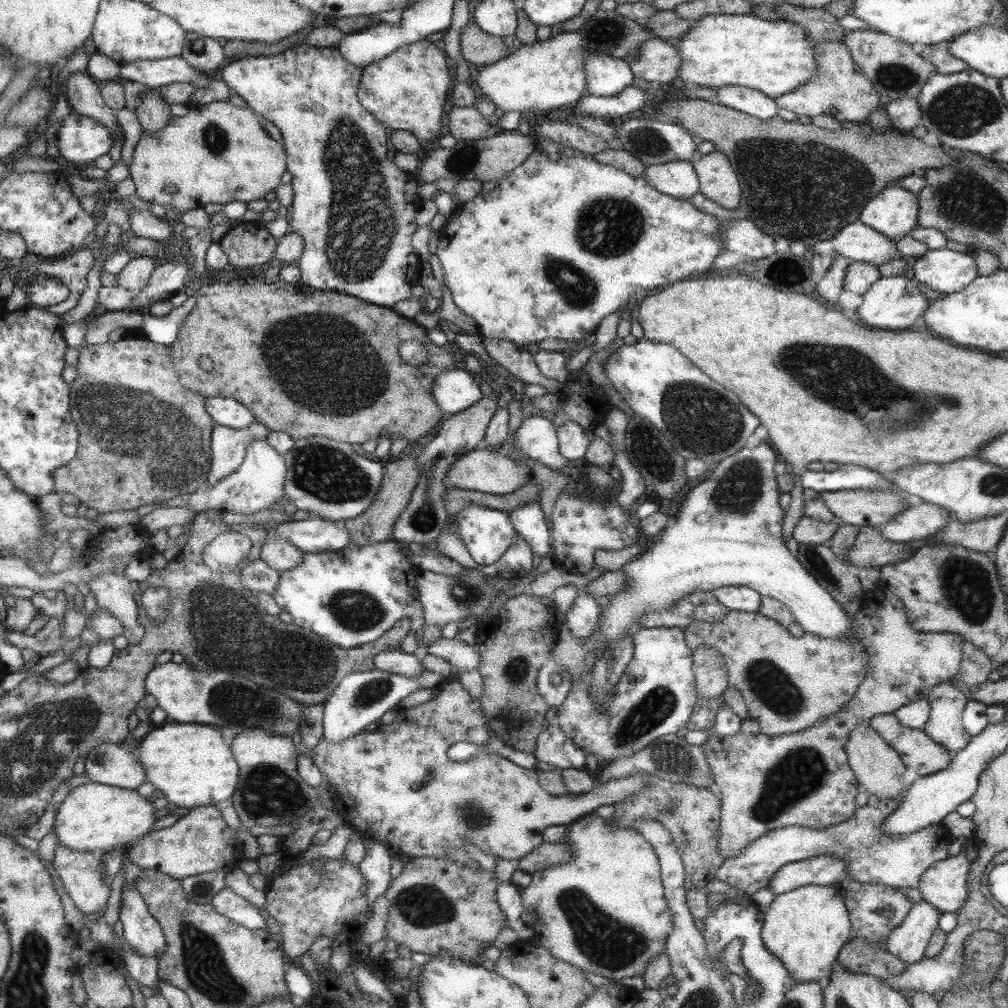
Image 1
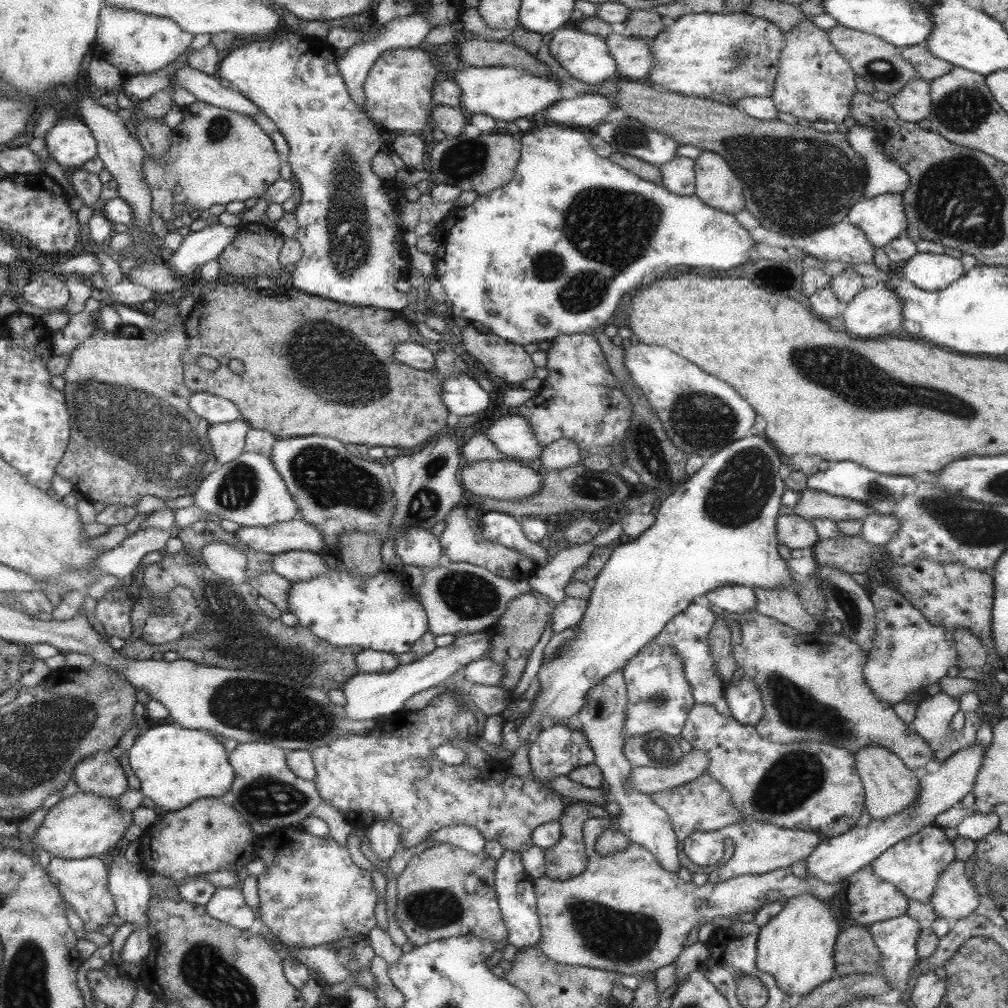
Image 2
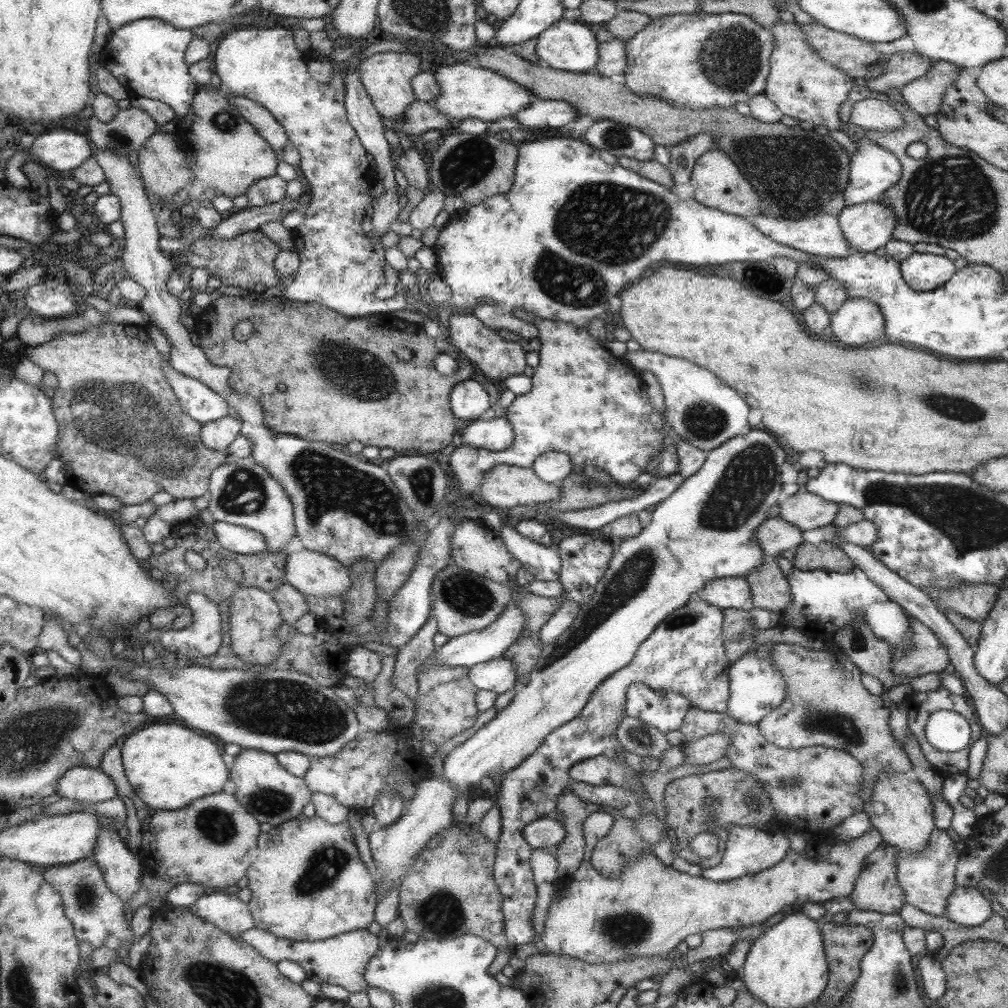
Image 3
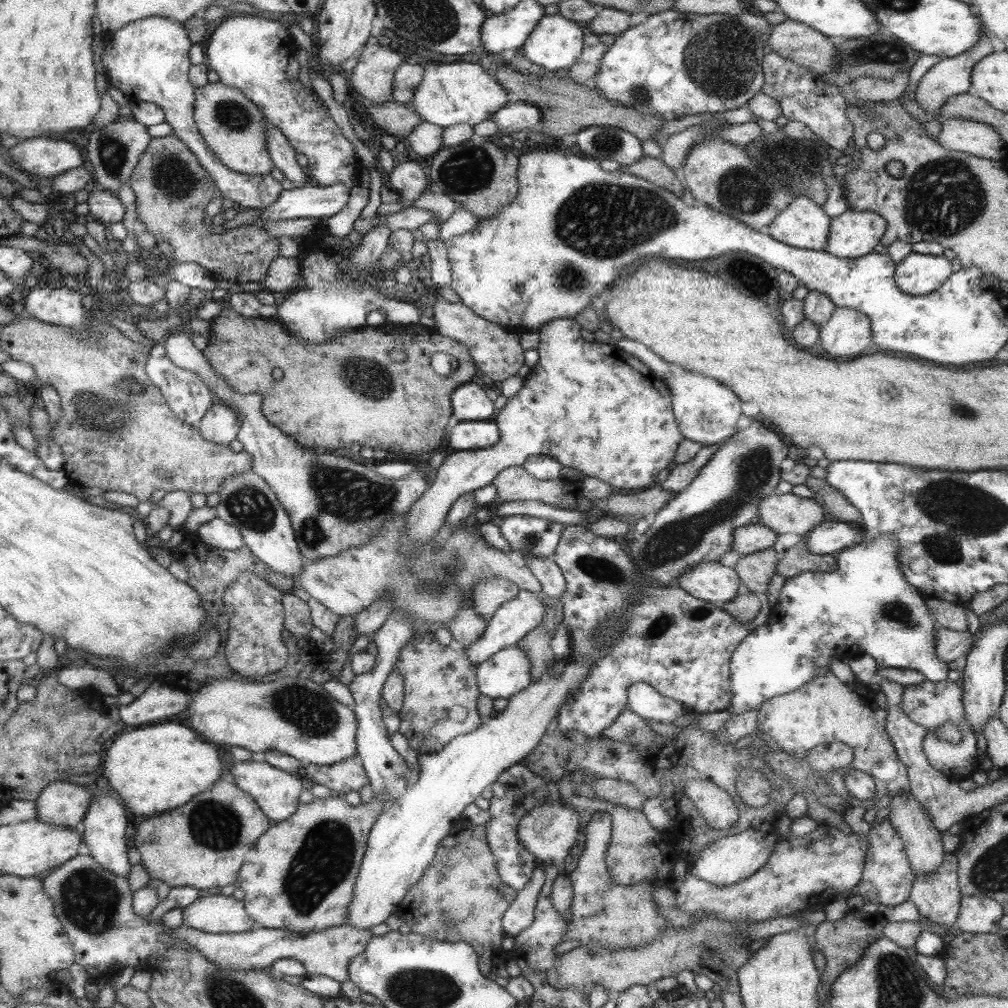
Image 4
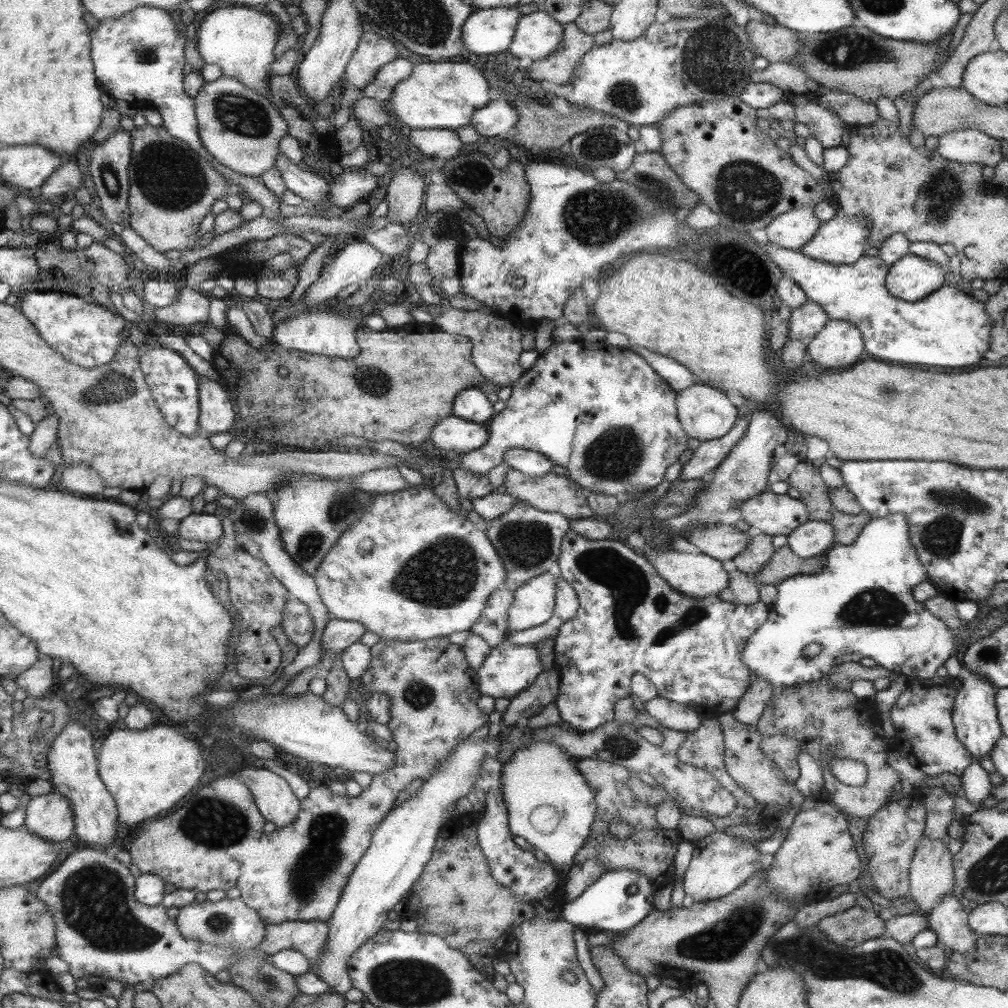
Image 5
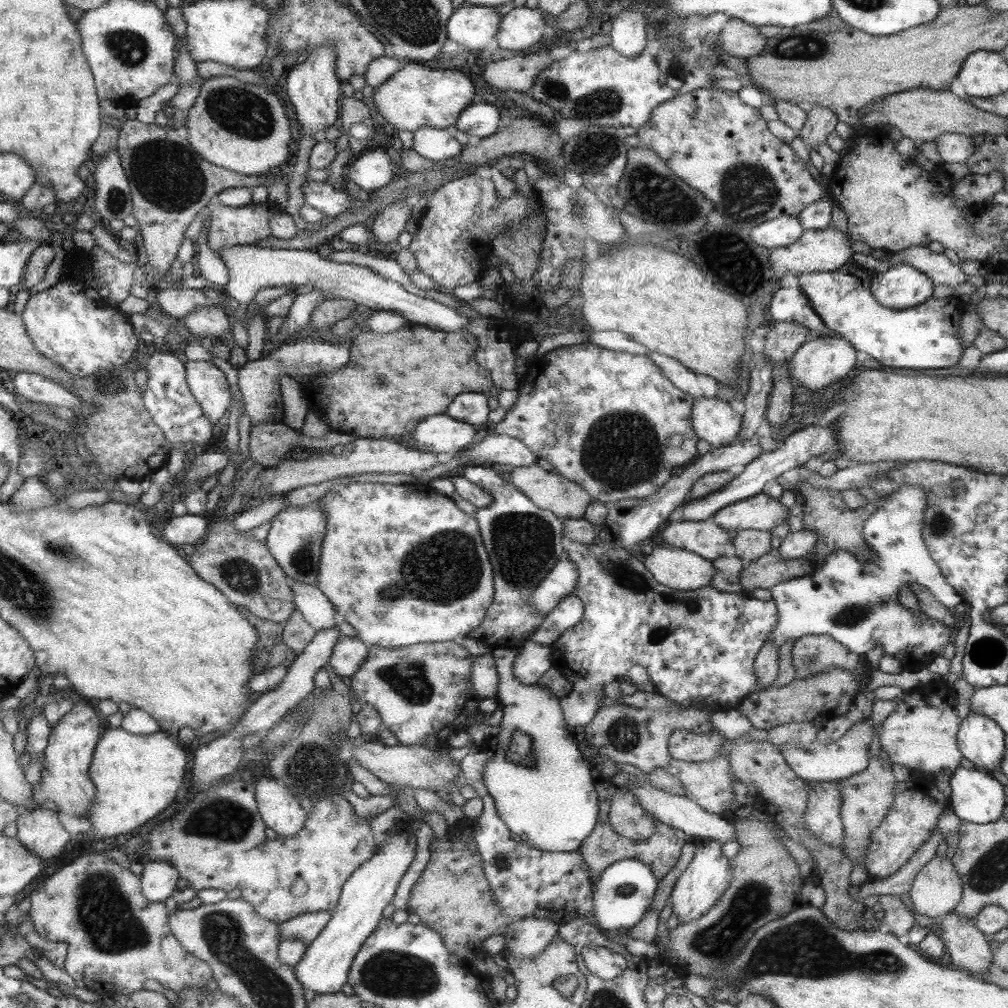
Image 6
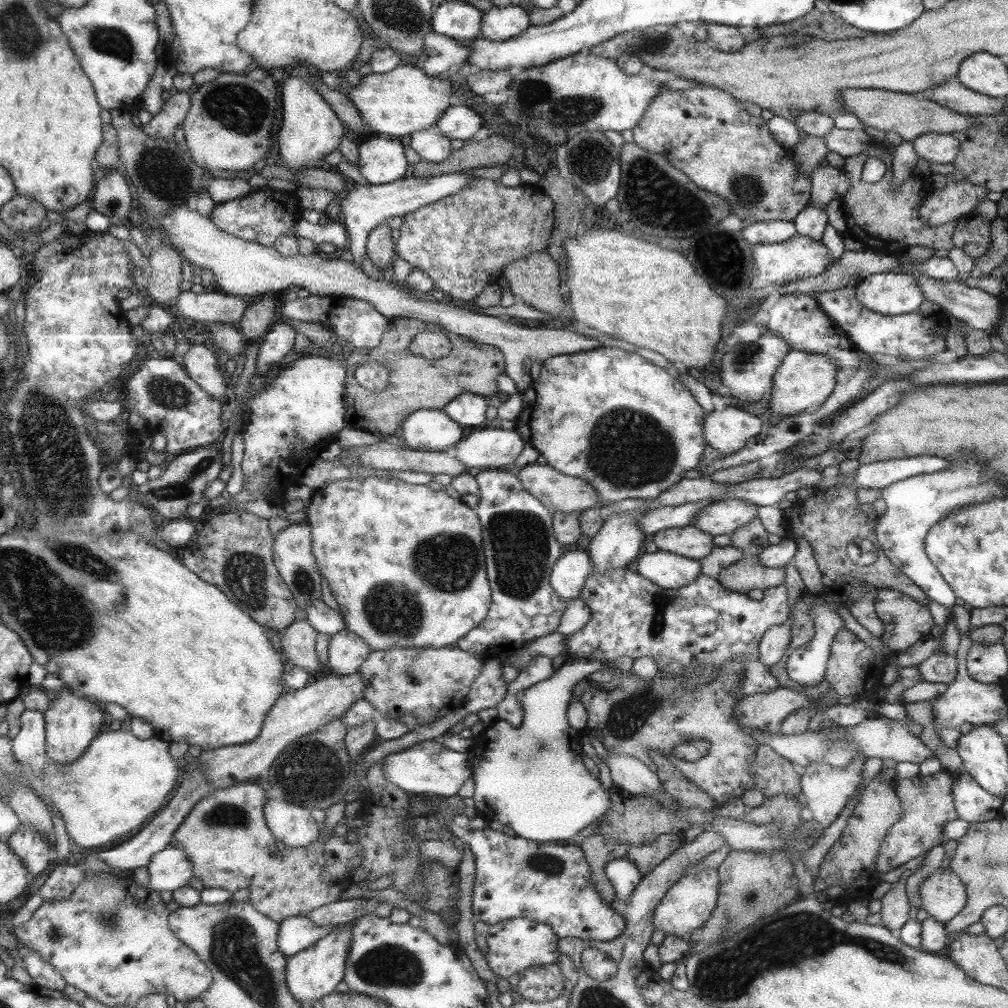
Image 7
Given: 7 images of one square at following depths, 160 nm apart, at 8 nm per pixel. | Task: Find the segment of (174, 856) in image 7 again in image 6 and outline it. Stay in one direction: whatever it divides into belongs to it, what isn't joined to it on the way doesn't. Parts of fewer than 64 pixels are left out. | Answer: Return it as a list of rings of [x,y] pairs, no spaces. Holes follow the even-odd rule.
[[[167,861],[145,863],[141,877],[145,896],[153,902],[171,897],[182,878],[178,868]]]

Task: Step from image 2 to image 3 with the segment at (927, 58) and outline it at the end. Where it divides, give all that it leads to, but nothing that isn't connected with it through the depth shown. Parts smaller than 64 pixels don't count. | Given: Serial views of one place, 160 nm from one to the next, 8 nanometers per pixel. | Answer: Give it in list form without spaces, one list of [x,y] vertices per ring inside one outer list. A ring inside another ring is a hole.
[[[898,52],[888,57],[884,71],[879,76],[865,79],[866,88],[881,94],[889,88],[899,91],[903,85],[923,76],[931,65],[932,60],[915,52]]]

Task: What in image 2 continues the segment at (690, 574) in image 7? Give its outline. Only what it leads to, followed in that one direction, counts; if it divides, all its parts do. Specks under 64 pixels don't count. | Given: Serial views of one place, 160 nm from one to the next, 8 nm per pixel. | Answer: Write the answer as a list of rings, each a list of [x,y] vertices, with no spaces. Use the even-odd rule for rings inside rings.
[[[727,585],[714,588],[703,596],[715,608],[720,608],[728,613],[743,614],[753,610],[757,603],[754,590],[741,585]]]

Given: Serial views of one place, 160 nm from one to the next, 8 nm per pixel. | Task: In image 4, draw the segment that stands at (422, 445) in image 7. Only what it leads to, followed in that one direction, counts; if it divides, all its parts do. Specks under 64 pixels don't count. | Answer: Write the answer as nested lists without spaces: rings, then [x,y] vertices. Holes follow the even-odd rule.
[[[454,421],[447,431],[448,452],[490,447],[499,440],[497,426],[494,421]]]

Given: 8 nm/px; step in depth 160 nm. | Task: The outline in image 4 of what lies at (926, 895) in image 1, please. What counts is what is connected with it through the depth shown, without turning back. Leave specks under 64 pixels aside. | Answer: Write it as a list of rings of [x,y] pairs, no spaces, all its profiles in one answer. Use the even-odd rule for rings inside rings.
[[[963,896],[961,910],[953,928],[957,932],[987,934],[997,932],[1003,916],[1001,905],[984,896]]]

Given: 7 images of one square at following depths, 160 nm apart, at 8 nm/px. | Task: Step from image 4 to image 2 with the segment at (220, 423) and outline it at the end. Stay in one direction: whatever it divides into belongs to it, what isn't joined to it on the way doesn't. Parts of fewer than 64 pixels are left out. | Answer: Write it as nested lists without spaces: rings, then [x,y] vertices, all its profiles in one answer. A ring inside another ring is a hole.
[[[241,418],[223,424],[210,426],[210,441],[220,467],[228,467],[242,455],[245,433],[250,428]]]

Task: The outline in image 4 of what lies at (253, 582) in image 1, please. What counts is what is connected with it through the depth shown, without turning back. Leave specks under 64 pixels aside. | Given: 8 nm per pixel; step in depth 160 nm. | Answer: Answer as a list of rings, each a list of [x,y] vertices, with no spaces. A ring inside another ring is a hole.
[[[289,592],[282,594],[282,608],[285,610],[285,630],[293,636],[307,637],[313,628],[309,606]]]

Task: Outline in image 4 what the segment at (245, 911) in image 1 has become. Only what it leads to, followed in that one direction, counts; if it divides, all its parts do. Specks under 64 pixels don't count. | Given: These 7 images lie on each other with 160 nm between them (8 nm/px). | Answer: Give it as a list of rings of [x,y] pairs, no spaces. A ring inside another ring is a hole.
[[[209,895],[183,909],[183,922],[211,934],[241,933],[253,926],[253,919],[245,911],[243,902],[233,900],[231,895]]]

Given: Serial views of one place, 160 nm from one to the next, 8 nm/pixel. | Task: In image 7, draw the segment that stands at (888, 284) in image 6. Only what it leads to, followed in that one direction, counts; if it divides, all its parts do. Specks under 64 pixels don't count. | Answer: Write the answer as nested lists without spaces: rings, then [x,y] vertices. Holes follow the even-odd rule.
[[[903,272],[870,274],[856,288],[857,299],[883,316],[912,313],[925,299],[914,278]]]

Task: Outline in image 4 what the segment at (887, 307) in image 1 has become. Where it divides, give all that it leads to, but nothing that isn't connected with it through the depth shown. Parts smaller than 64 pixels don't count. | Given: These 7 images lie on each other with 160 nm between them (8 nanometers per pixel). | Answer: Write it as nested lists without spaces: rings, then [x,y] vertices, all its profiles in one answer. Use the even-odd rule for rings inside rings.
[[[836,308],[827,322],[818,330],[821,350],[832,356],[833,360],[859,357],[871,344],[869,317],[854,308]]]

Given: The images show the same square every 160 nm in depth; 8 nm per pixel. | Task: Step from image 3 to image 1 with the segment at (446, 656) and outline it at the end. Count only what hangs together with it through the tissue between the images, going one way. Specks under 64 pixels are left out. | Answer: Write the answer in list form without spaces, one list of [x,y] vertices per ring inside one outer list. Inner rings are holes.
[[[375,668],[351,673],[341,680],[330,698],[323,702],[322,738],[331,744],[339,744],[345,738],[361,732],[370,722],[379,721],[386,710],[393,709],[409,693],[433,689],[440,681],[441,677],[428,669],[423,669],[416,677],[391,674]]]

